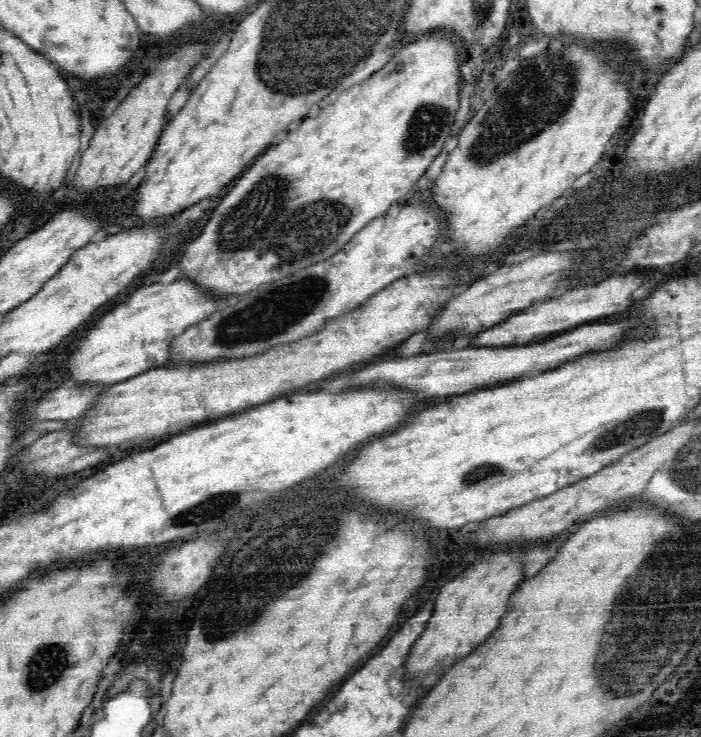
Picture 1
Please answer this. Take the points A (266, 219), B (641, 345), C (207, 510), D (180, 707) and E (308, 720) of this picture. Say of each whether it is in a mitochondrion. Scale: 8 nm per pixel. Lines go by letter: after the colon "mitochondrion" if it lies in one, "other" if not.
A: mitochondrion
B: other
C: mitochondrion
D: other
E: other

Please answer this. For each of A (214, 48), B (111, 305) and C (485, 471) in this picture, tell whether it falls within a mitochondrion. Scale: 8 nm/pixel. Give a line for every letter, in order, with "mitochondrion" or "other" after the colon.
A: other
B: other
C: mitochondrion

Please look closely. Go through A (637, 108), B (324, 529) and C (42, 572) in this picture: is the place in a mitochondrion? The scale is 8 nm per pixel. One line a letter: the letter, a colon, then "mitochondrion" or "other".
A: other
B: mitochondrion
C: other

